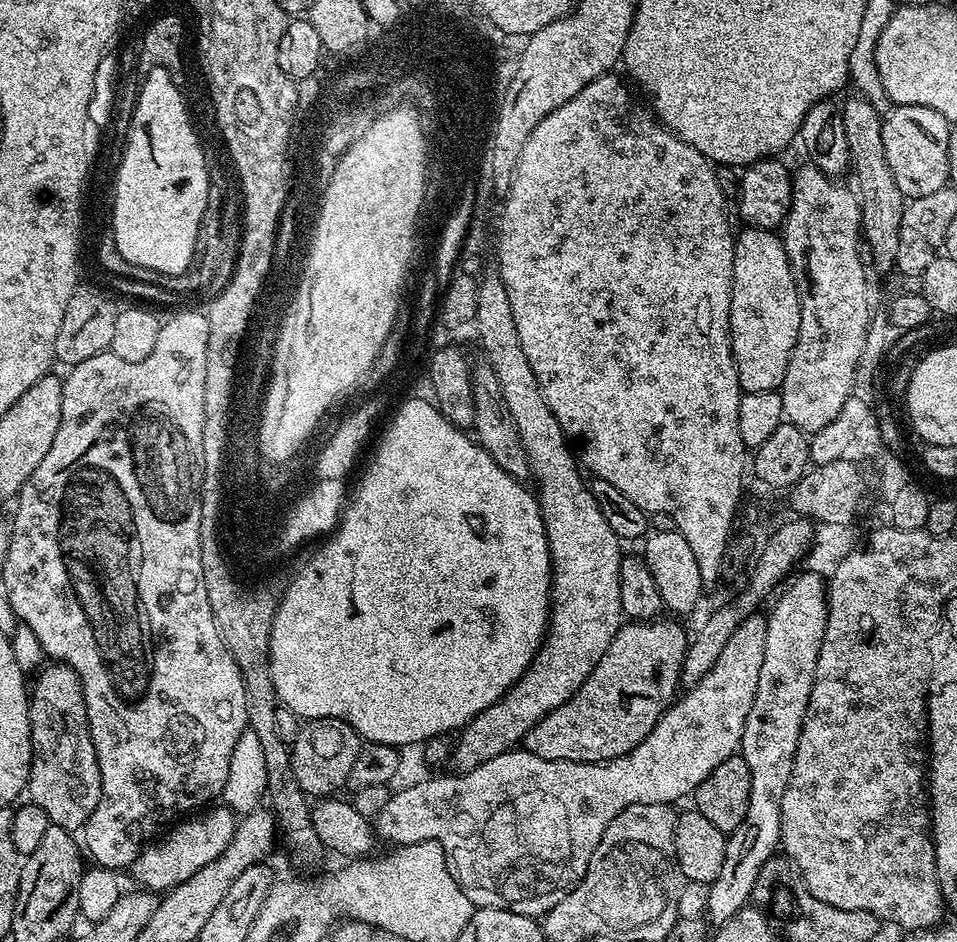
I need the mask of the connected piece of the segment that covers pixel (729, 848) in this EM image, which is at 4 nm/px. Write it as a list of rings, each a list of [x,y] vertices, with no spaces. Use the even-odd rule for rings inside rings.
[[[804,572],[801,576],[796,578],[794,576],[787,587],[775,597],[775,600],[776,605],[773,606],[772,612],[767,613],[766,658],[762,662],[762,674],[758,674],[758,690],[754,694],[754,706],[750,706],[750,714],[746,718],[746,726],[742,730],[740,739],[739,755],[744,757],[746,766],[750,766],[750,806],[746,806],[746,818],[742,826],[735,828],[726,839],[726,858],[722,858],[722,871],[718,873],[716,881],[708,885],[706,916],[716,926],[734,918],[738,910],[749,907],[754,882],[758,882],[758,870],[762,870],[762,866],[766,866],[766,862],[771,856],[777,855],[780,848],[782,794],[786,794],[786,786],[790,782],[794,754],[798,746],[806,706],[810,702],[814,670],[818,662],[818,654],[822,650],[822,638],[826,630],[828,589],[823,575],[820,577],[816,572]]]

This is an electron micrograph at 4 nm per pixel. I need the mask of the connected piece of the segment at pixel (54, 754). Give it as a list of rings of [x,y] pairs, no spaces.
[[[48,662],[35,673],[30,684],[28,713],[30,714],[30,738],[32,739],[32,765],[26,796],[31,803],[46,810],[49,824],[62,826],[67,832],[79,833],[84,824],[94,814],[102,796],[102,778],[98,758],[94,750],[94,742],[90,738],[88,719],[86,718],[86,702],[82,682],[78,674],[66,664]]]

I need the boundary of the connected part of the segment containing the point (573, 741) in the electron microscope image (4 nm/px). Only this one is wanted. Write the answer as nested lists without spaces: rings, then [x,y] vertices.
[[[656,618],[651,622],[628,622],[625,623],[617,633],[614,634],[613,641],[610,642],[609,648],[602,654],[601,660],[593,668],[593,672],[589,674],[584,682],[582,682],[578,691],[569,698],[564,705],[558,706],[553,712],[546,714],[530,731],[525,734],[522,741],[523,751],[534,754],[538,758],[546,758],[547,760],[569,760],[570,762],[586,762],[587,764],[603,764],[606,760],[613,760],[619,756],[625,756],[630,750],[634,750],[643,740],[650,735],[656,728],[660,717],[663,716],[665,710],[677,699],[678,691],[681,687],[680,669],[684,666],[684,654],[688,650],[689,633],[684,633],[684,628],[679,624],[679,619],[668,618],[672,620],[664,620],[665,618]]]

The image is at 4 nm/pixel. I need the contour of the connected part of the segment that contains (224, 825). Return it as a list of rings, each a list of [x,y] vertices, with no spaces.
[[[227,806],[219,807],[209,807],[191,818],[181,819],[179,823],[172,826],[177,826],[177,828],[169,827],[163,835],[153,839],[130,866],[130,873],[132,872],[133,878],[140,883],[137,885],[149,892],[163,894],[177,888],[182,882],[186,882],[186,878],[198,874],[198,870],[202,870],[202,866],[214,862],[214,858],[218,858],[222,854],[222,850],[226,850],[226,846],[230,846],[230,838],[234,838],[238,823],[237,813]]]

